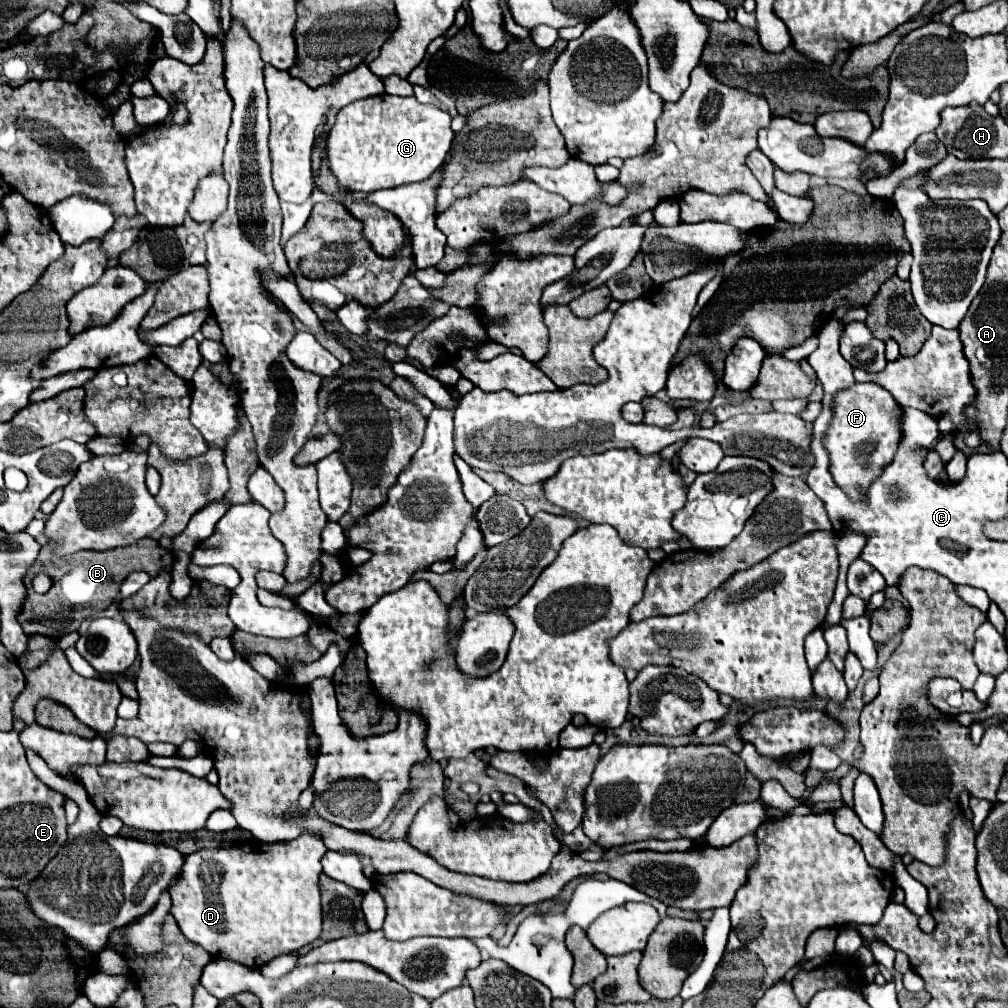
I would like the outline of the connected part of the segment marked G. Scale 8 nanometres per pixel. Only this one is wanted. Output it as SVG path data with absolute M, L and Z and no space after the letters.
M375 95L343 107L327 135L327 163L337 183L355 193L373 193L429 179L451 149L451 115L421 105L413 95Z

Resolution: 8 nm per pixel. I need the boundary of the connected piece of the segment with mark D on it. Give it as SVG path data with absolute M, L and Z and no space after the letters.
M303 833L293 841L279 841L279 843L261 843L261 841L247 841L247 843L239 843L233 845L229 849L201 849L195 851L191 855L185 857L183 863L183 875L181 879L171 887L171 913L177 919L177 923L181 925L183 935L201 945L213 959L229 959L235 961L239 965L251 967L251 969L261 969L261 965L269 963L273 957L279 957L281 953L291 953L291 951L299 951L303 945L309 945L311 941L315 941L321 933L321 899L319 899L319 875L321 875L321 857L325 855L327 847L323 845L319 835L311 835L311 833Z

